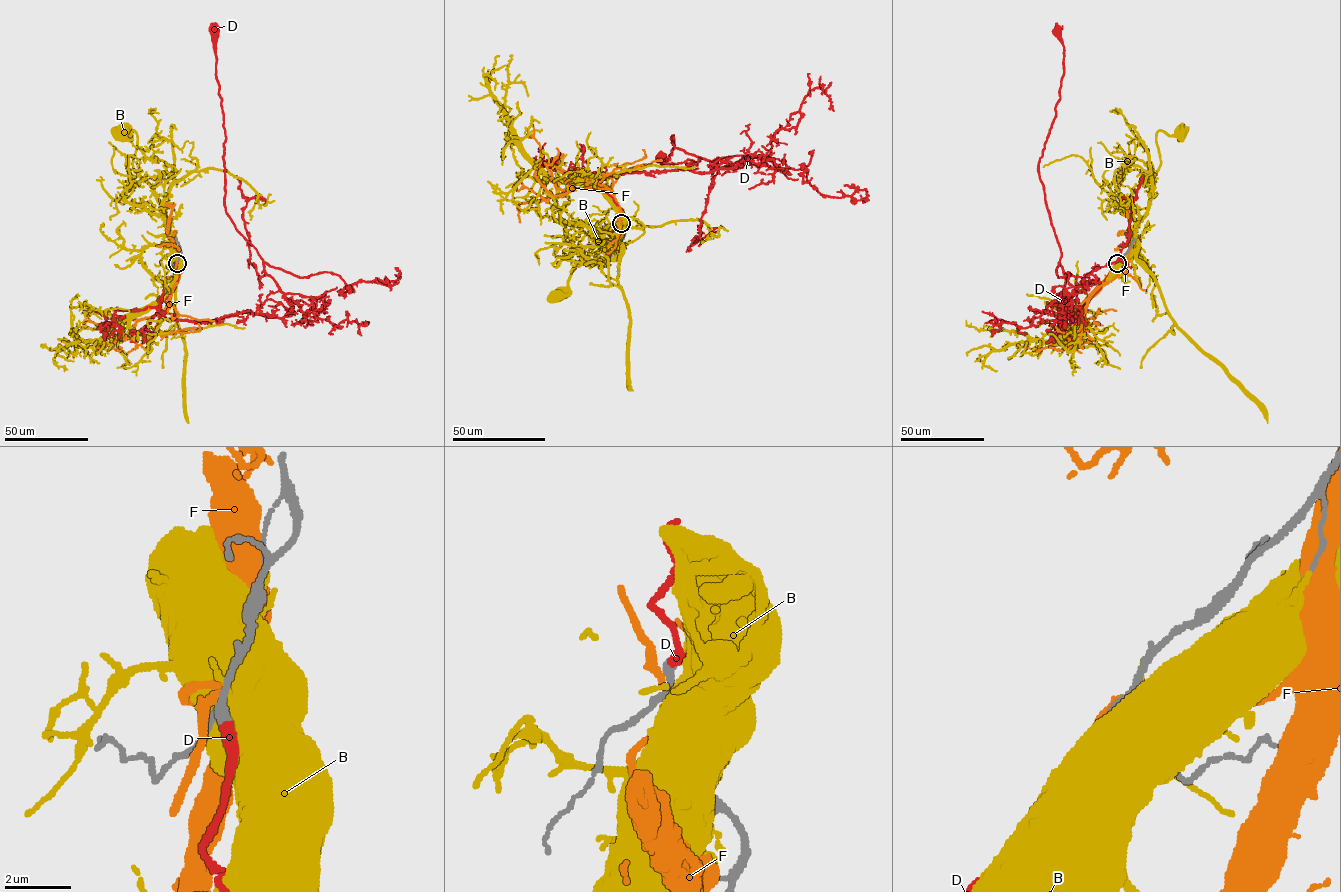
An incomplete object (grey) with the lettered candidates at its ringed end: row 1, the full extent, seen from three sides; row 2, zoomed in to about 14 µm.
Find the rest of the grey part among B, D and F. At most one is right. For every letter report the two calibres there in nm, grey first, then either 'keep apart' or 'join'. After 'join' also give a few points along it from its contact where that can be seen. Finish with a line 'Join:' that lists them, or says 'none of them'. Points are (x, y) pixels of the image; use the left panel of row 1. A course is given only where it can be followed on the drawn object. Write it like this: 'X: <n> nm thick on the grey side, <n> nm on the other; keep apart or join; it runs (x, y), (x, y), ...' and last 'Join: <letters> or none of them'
B: 170 nm thick on the grey side, 420 nm on the other; keep apart
D: 220 nm thick on the grey side, 360 nm on the other; join; it runs (177, 263), (178, 280), (157, 306), (166, 318), (280, 317), (292, 307), (226, 211), (215, 31)
F: 280 nm thick on the grey side, 200 nm on the other; keep apart
Join: D

